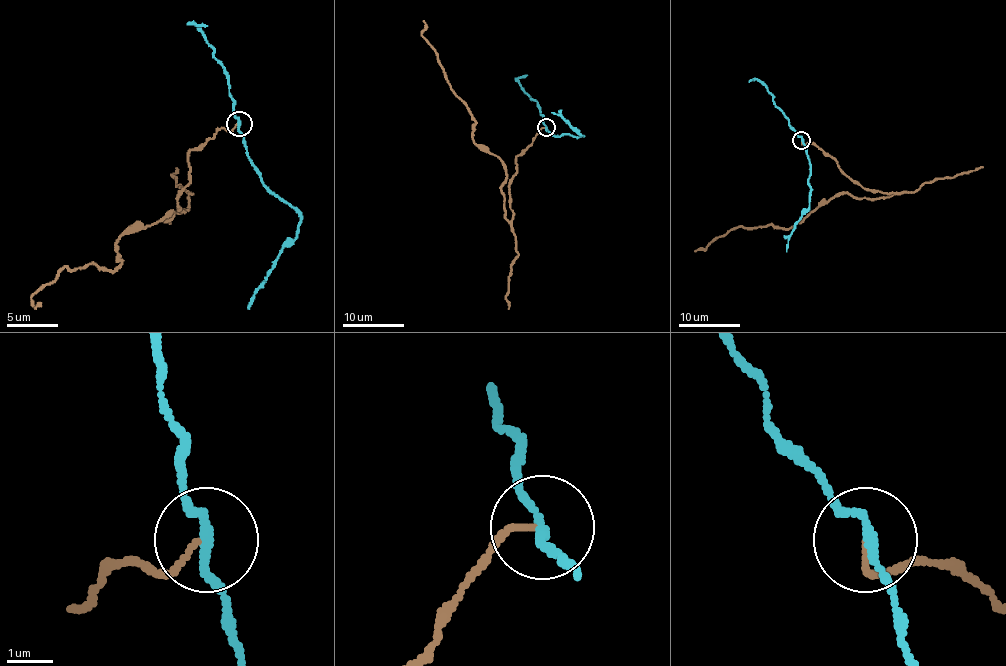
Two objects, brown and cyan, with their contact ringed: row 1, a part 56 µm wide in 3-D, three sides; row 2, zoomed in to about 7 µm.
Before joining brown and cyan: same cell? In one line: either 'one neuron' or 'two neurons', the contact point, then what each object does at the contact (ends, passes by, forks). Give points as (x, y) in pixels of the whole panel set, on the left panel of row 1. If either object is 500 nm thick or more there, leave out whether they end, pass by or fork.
two neurons; place (239, 123); brown ends; cyan passes by

